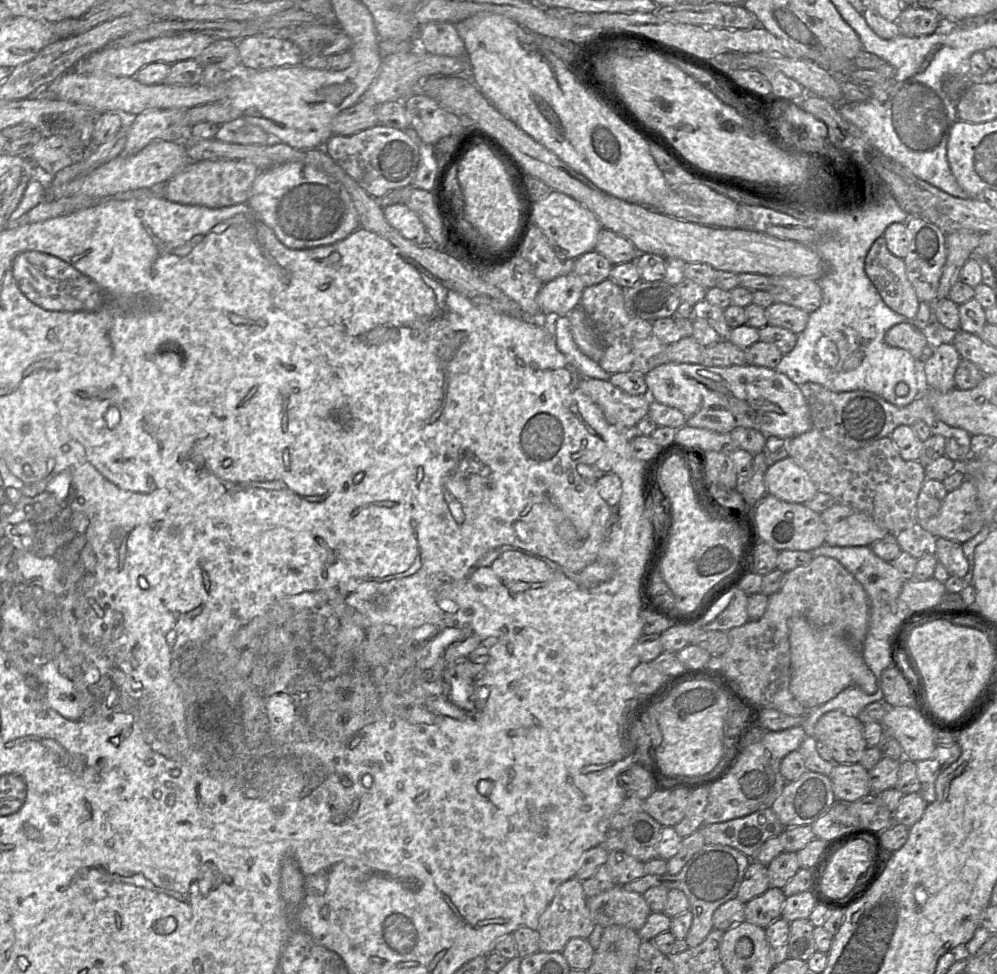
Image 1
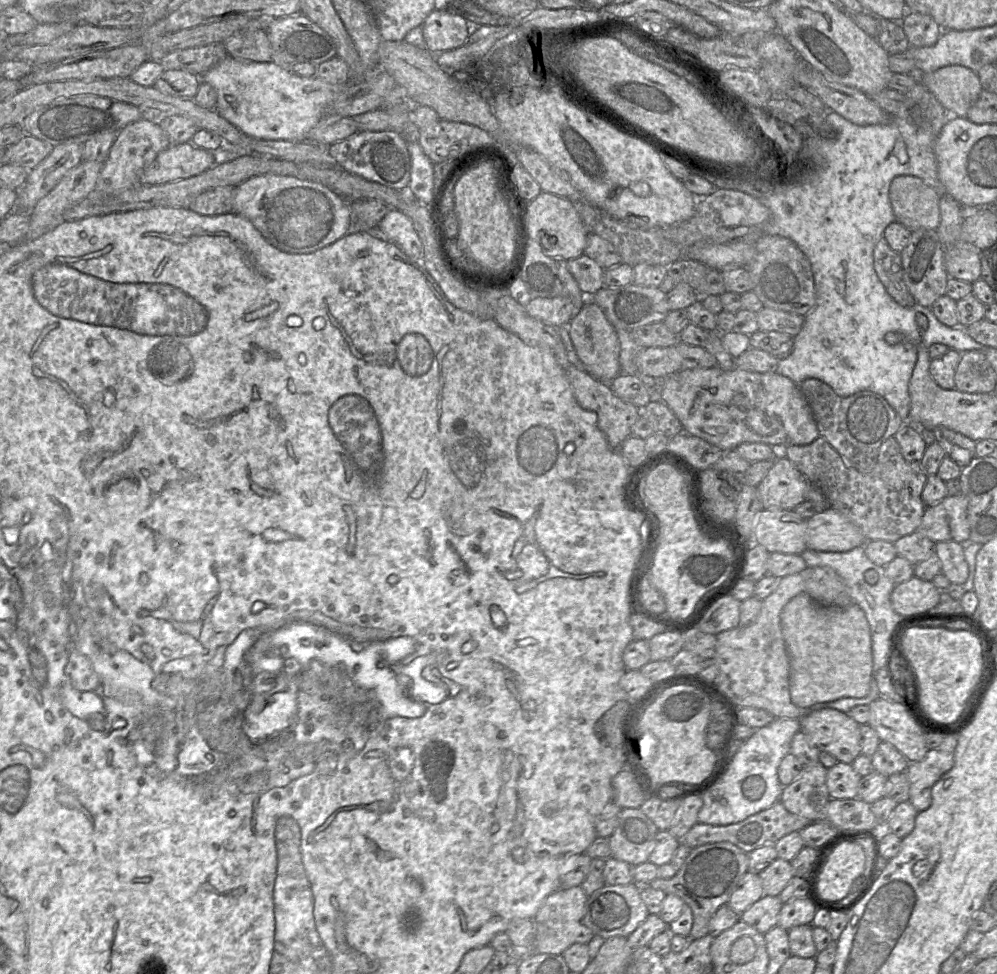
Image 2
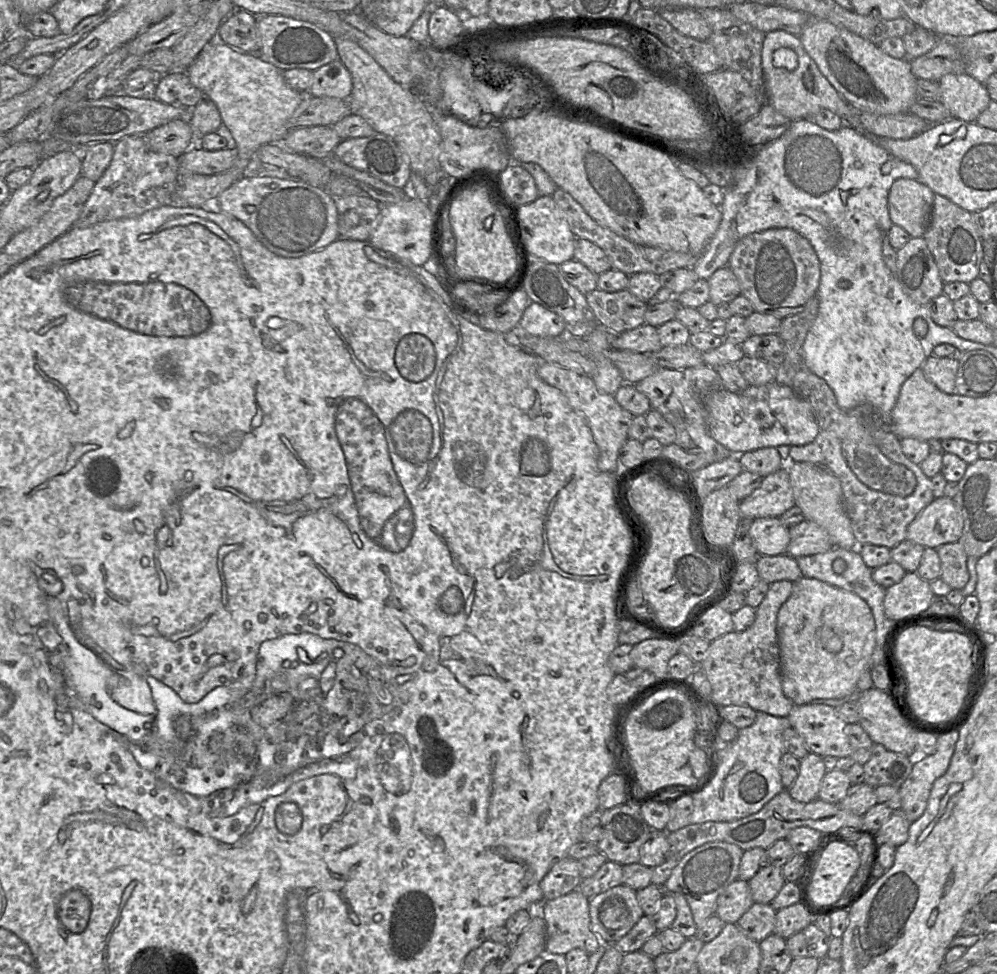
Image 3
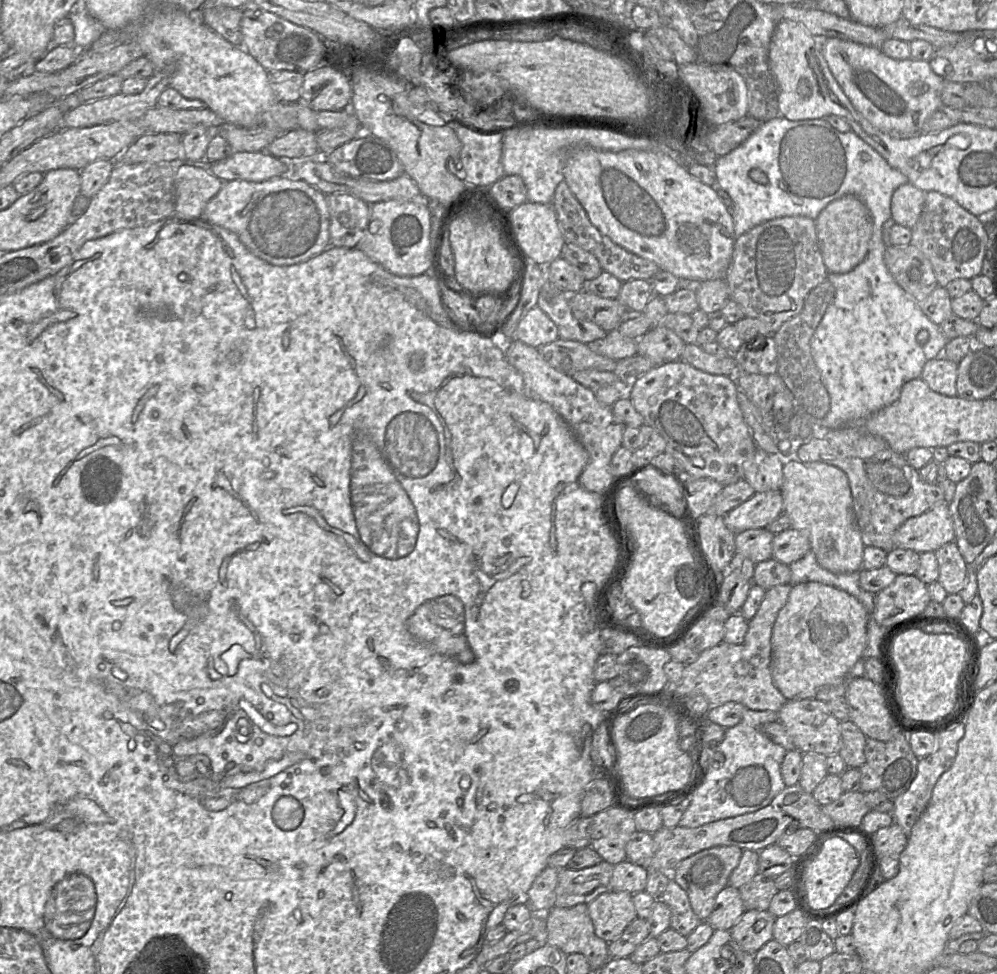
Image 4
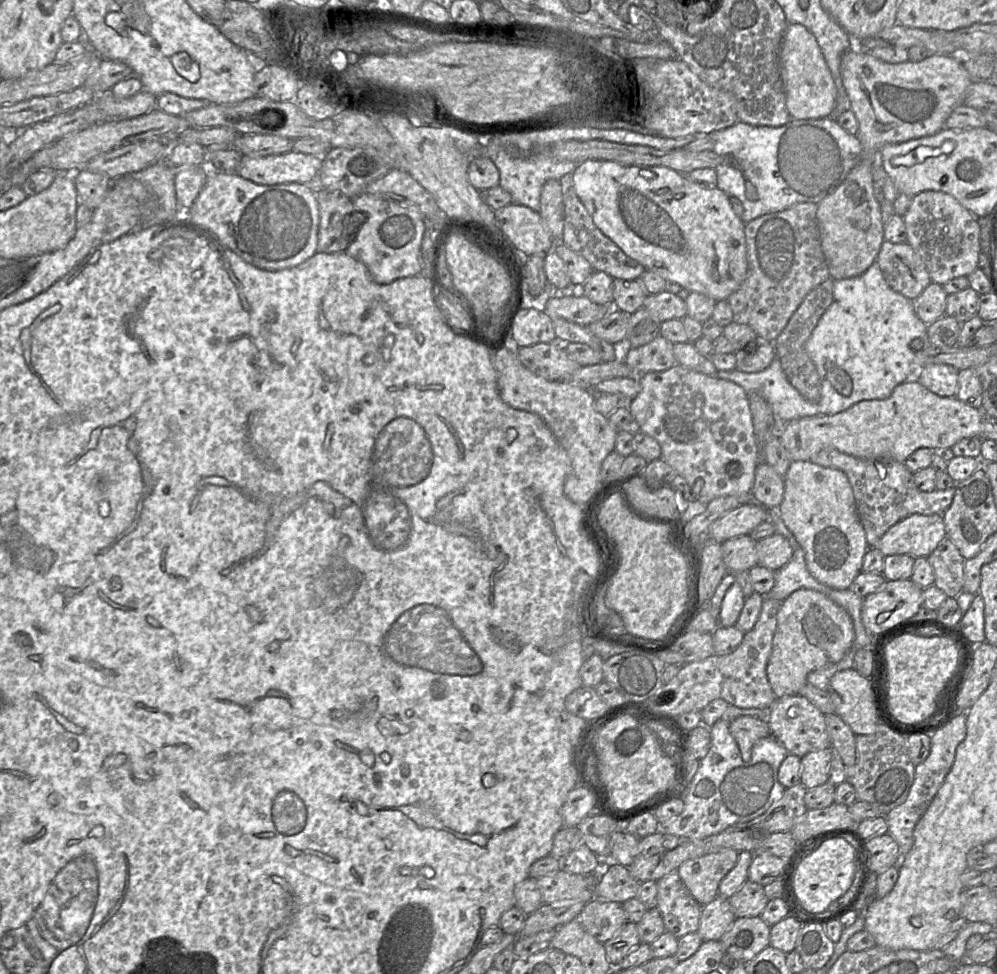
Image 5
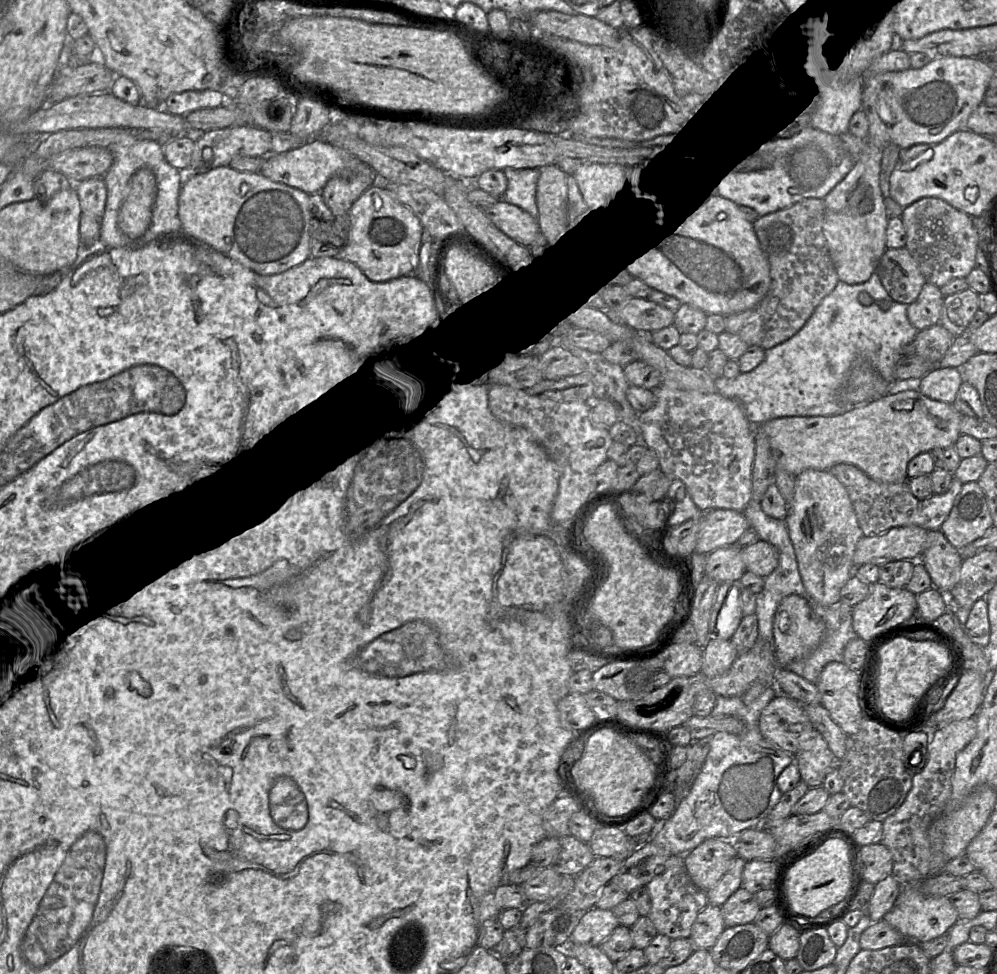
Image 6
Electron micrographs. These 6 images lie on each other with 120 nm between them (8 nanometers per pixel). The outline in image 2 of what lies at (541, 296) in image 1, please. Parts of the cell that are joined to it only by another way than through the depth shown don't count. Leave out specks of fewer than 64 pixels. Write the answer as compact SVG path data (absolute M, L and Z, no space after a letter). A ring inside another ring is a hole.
M565 297L534 298L526 306L527 313L554 327L568 327L574 317L574 306Z

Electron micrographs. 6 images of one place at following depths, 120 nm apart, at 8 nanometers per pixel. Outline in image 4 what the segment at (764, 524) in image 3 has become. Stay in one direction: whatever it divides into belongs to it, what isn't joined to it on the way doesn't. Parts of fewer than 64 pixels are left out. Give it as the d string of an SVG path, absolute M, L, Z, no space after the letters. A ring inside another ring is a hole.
M756 528L735 533L735 551L755 564L772 558L774 535L766 528Z

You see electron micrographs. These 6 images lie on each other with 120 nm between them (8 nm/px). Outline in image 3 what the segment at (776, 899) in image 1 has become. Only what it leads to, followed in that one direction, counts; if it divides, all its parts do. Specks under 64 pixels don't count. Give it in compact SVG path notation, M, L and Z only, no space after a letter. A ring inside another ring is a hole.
M754 903L737 925L749 938L760 943L774 933L776 912L771 904Z

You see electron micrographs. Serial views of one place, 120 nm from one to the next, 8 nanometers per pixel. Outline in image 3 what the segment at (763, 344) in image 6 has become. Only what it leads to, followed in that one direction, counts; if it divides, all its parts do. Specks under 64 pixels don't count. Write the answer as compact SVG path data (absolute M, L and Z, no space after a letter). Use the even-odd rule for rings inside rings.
M770 228L744 237L727 265L739 281L741 295L751 302L755 312L781 320L802 312L820 283L820 263L813 246L790 228Z

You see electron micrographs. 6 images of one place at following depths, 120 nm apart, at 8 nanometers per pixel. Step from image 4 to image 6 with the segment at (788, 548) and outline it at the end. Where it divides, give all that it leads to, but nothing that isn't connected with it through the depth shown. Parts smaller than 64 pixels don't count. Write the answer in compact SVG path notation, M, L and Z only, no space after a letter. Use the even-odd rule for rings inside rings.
M764 540L741 548L741 557L746 571L750 571L758 576L767 577L771 574L779 563L779 553L777 549Z

